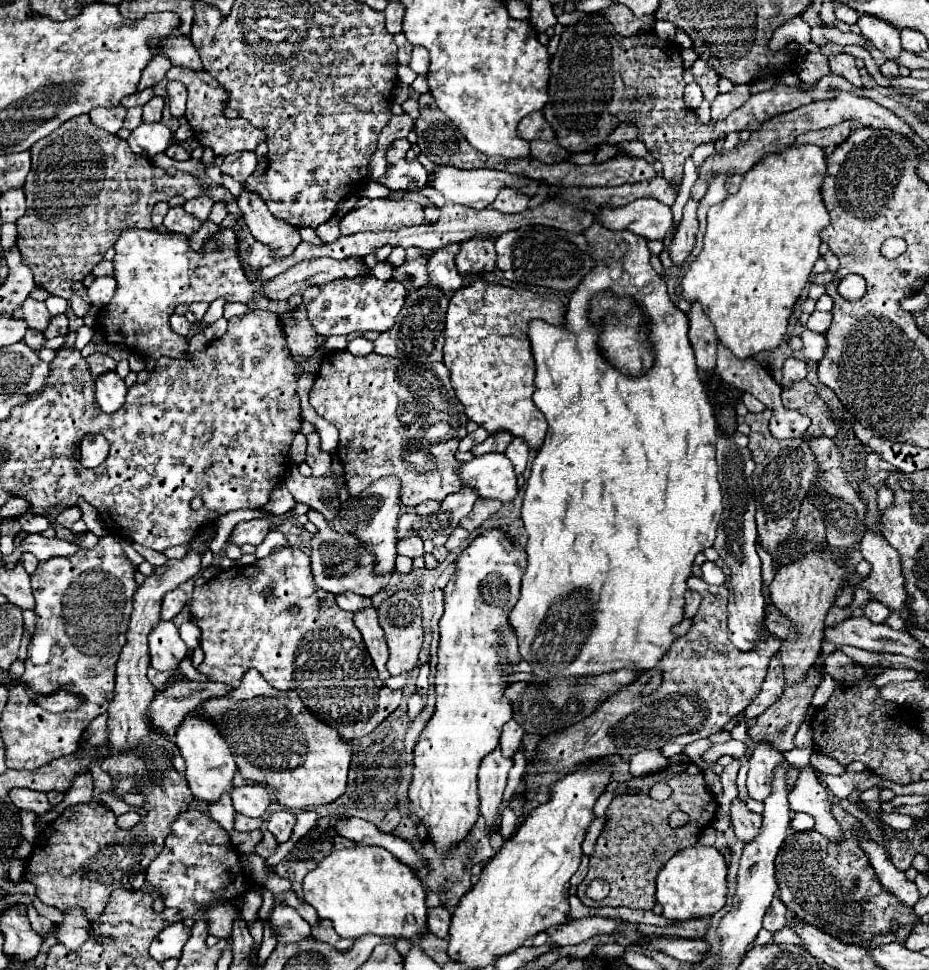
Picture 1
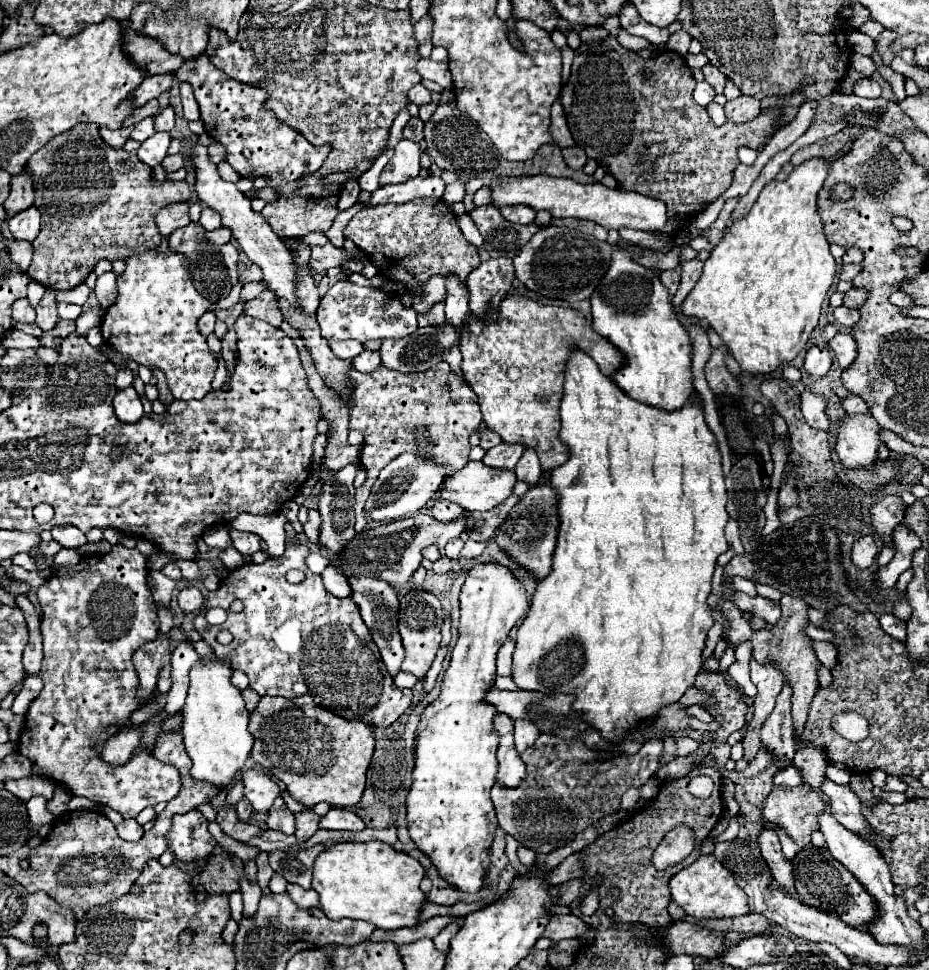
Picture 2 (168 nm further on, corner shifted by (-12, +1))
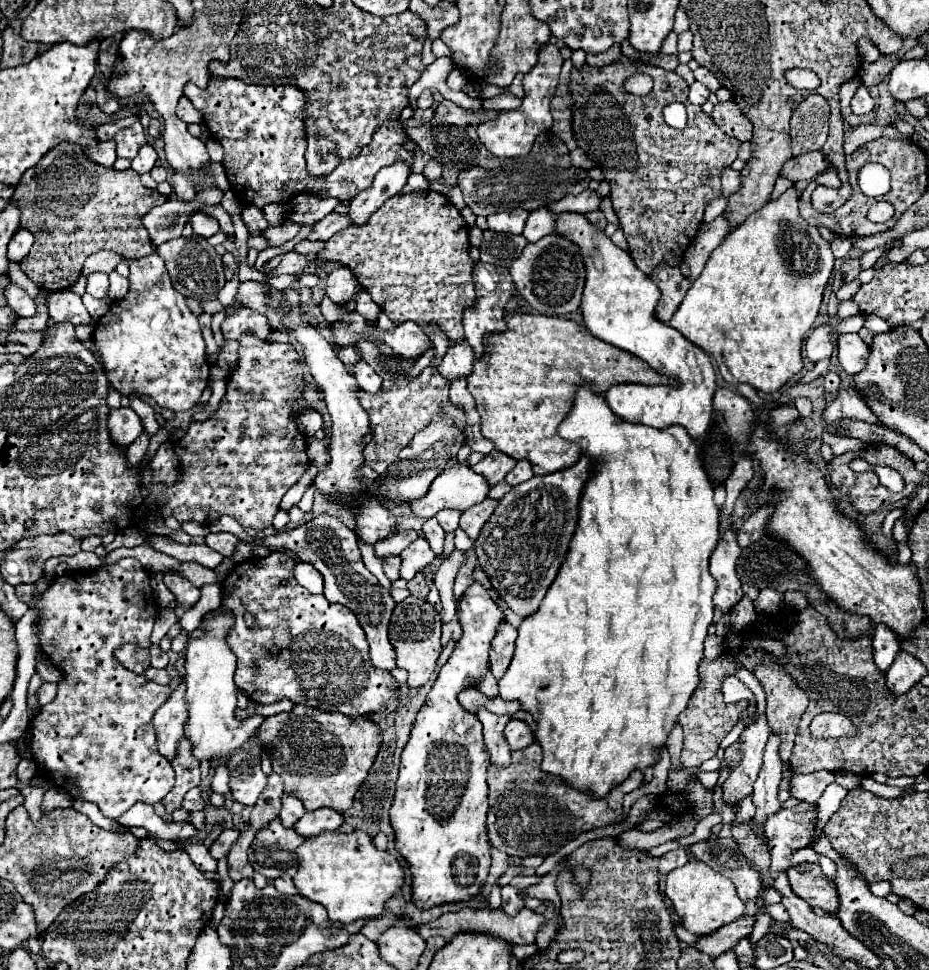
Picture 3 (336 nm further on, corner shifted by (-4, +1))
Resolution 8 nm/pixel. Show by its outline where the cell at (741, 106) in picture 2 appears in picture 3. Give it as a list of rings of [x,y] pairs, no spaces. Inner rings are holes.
[[[732,100],[716,104],[710,116],[720,130],[732,134],[734,138],[740,138],[740,142],[748,142],[752,138],[750,120],[740,112],[740,108]]]

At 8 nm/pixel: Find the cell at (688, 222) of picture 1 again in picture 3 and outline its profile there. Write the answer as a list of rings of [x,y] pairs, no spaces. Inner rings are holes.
[[[660,264],[650,278],[662,292],[654,314],[660,322],[668,322],[672,318],[672,314],[678,310],[680,302],[684,300],[692,282],[682,276],[678,266],[664,266],[664,264]]]

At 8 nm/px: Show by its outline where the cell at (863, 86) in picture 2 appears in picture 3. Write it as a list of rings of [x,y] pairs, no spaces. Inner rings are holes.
[[[860,86],[852,98],[852,112],[854,114],[870,114],[874,110],[874,100],[866,86]]]

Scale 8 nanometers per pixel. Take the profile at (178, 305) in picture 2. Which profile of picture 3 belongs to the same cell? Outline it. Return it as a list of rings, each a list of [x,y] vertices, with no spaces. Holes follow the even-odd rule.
[[[156,252],[132,260],[128,280],[130,280],[128,294],[122,300],[112,302],[110,310],[96,322],[96,330],[92,336],[106,378],[110,386],[118,390],[122,396],[132,396],[132,394],[148,396],[160,408],[168,408],[174,412],[190,410],[200,400],[210,380],[210,366],[206,362],[206,348],[200,334],[198,318],[186,306],[186,298],[172,288],[166,266]]]

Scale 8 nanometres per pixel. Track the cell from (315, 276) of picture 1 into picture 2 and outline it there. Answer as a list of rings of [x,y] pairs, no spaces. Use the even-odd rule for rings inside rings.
[[[264,290],[260,296],[246,302],[244,312],[250,316],[256,316],[256,318],[262,318],[274,326],[280,326],[284,320],[278,310],[278,298],[274,298],[272,290]]]

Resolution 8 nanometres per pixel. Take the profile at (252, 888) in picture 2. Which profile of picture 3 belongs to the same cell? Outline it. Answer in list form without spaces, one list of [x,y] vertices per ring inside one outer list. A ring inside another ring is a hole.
[[[246,822],[246,828],[240,832],[238,840],[232,844],[230,854],[228,854],[228,874],[232,880],[242,880],[242,878],[252,878],[254,870],[248,862],[248,846],[254,840],[254,830],[250,830],[250,822]]]

